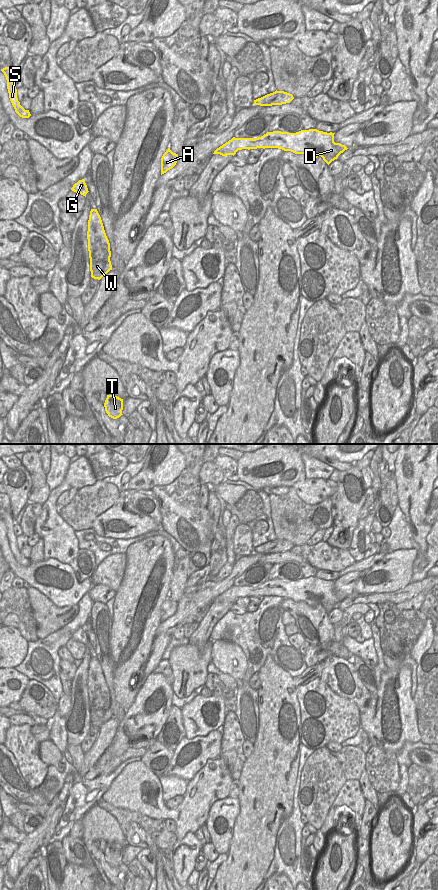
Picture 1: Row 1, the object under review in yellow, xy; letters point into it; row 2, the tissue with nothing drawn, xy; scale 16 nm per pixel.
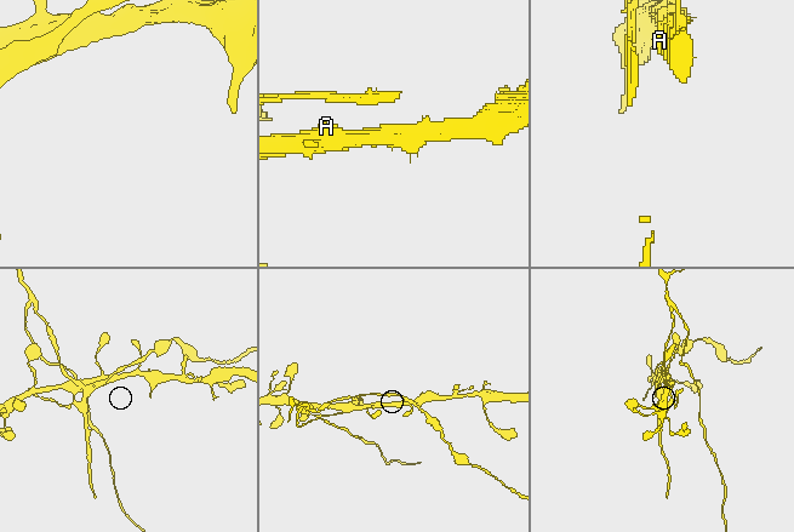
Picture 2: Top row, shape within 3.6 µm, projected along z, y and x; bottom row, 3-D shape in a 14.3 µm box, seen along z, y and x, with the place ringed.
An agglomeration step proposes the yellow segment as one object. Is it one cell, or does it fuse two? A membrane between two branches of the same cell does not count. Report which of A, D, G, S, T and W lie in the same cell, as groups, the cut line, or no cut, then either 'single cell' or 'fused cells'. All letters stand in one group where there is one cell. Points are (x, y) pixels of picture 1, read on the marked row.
groups A D G / S T W; cut xy (88, 249), (92, 253), (91, 257); fused cells

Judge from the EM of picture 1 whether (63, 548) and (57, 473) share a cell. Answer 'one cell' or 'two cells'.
two cells

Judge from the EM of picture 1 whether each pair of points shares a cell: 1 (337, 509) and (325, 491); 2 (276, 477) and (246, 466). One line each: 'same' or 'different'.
1: different
2: same

